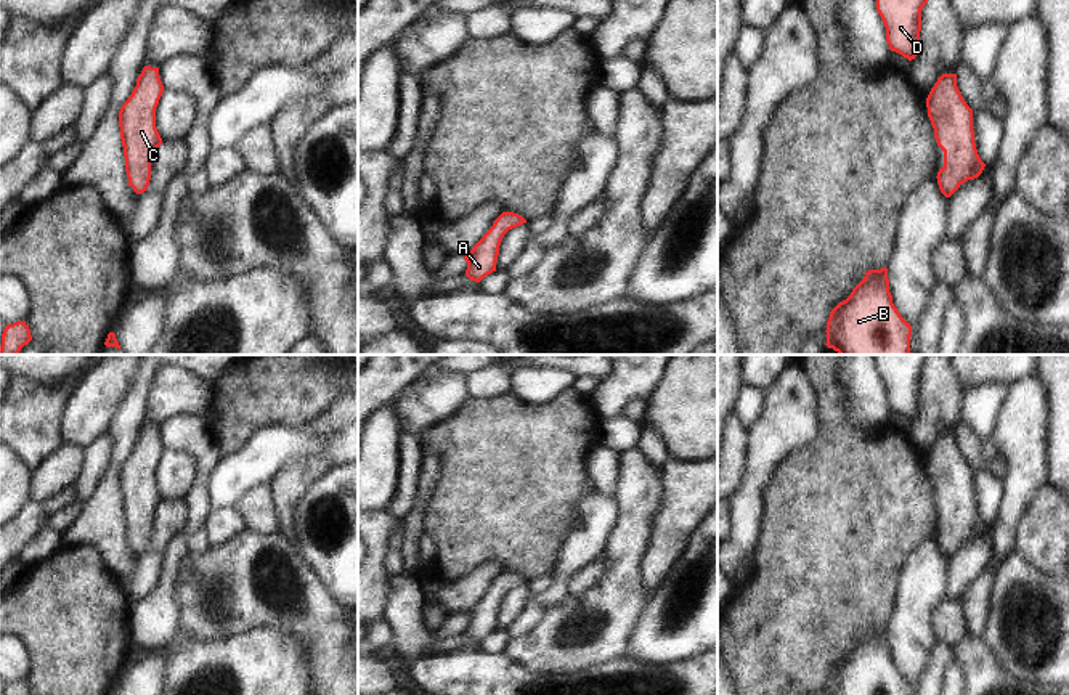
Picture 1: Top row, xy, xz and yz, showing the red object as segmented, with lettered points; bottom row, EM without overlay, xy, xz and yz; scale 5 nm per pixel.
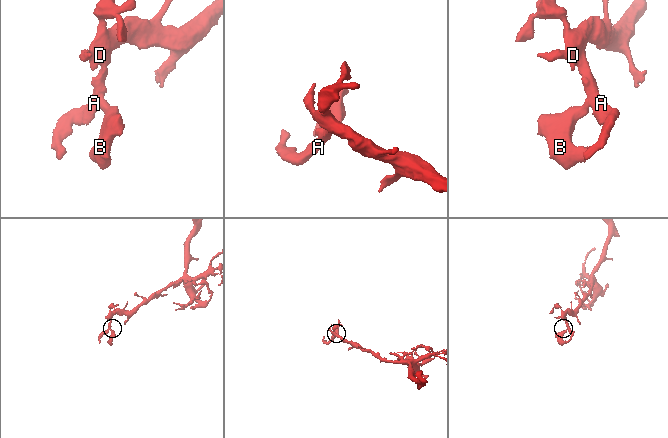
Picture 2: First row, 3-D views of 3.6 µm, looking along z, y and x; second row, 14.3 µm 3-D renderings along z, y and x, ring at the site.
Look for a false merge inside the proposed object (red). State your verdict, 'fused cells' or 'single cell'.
single cell

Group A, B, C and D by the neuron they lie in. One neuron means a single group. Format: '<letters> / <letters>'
A B C D

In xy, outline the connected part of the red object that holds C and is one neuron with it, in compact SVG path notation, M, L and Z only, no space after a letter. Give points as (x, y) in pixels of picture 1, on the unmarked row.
M144 425L128 459L119 470L120 499L124 506L128 546L136 554L148 549L151 520L162 504L156 488L156 467L164 453L159 427Z

